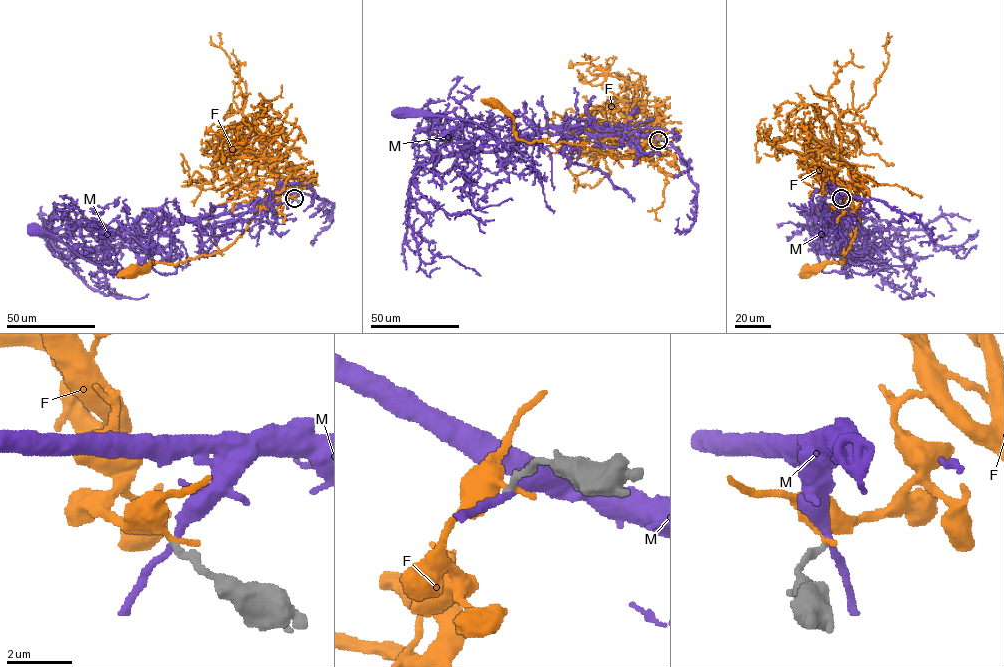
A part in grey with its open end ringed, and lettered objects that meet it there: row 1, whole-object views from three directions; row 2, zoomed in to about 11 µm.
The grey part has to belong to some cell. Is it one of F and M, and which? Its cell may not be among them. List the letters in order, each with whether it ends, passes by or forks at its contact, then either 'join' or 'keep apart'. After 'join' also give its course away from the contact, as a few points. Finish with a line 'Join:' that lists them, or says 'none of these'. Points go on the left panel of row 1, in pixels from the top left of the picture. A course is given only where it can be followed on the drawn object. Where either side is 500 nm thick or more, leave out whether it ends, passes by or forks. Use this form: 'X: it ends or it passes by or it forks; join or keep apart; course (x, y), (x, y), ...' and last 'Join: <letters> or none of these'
F: it ends; keep apart
M: it passes by; keep apart
Join: none of these

